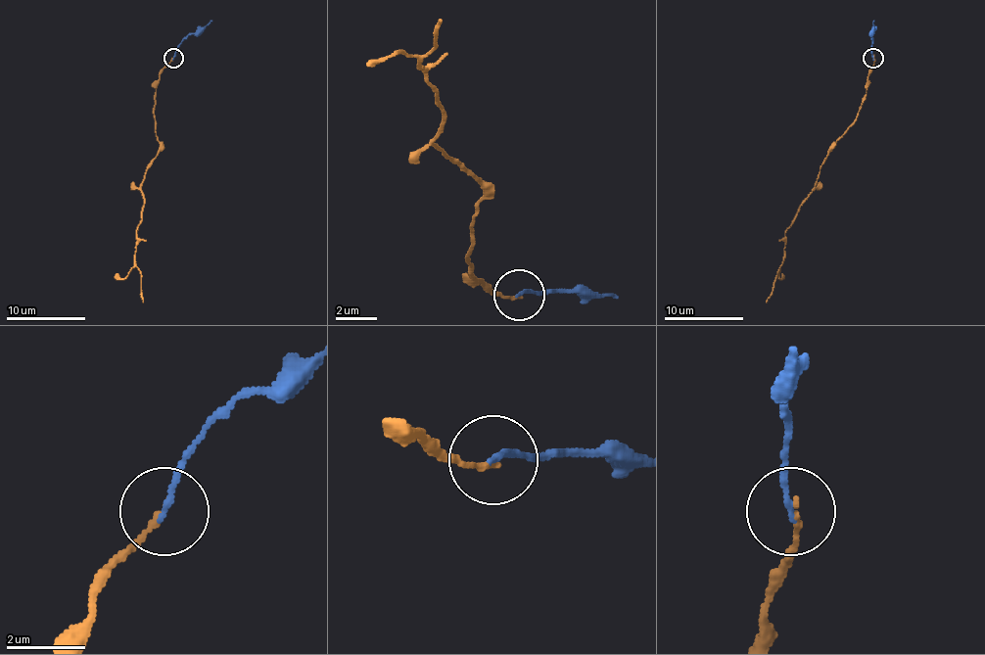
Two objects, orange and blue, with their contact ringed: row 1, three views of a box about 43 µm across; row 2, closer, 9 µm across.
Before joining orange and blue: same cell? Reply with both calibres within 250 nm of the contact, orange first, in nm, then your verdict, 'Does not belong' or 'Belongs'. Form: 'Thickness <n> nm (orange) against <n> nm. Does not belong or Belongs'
Thickness 150 nm (orange) against 140 nm. Does not belong

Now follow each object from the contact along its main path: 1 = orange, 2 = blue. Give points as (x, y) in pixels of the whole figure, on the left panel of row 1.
1: (174, 58), (160, 74), (154, 102), (160, 149), (140, 191), (144, 205), (134, 260), (142, 302)
2: (174, 58), (176, 48), (211, 21)

